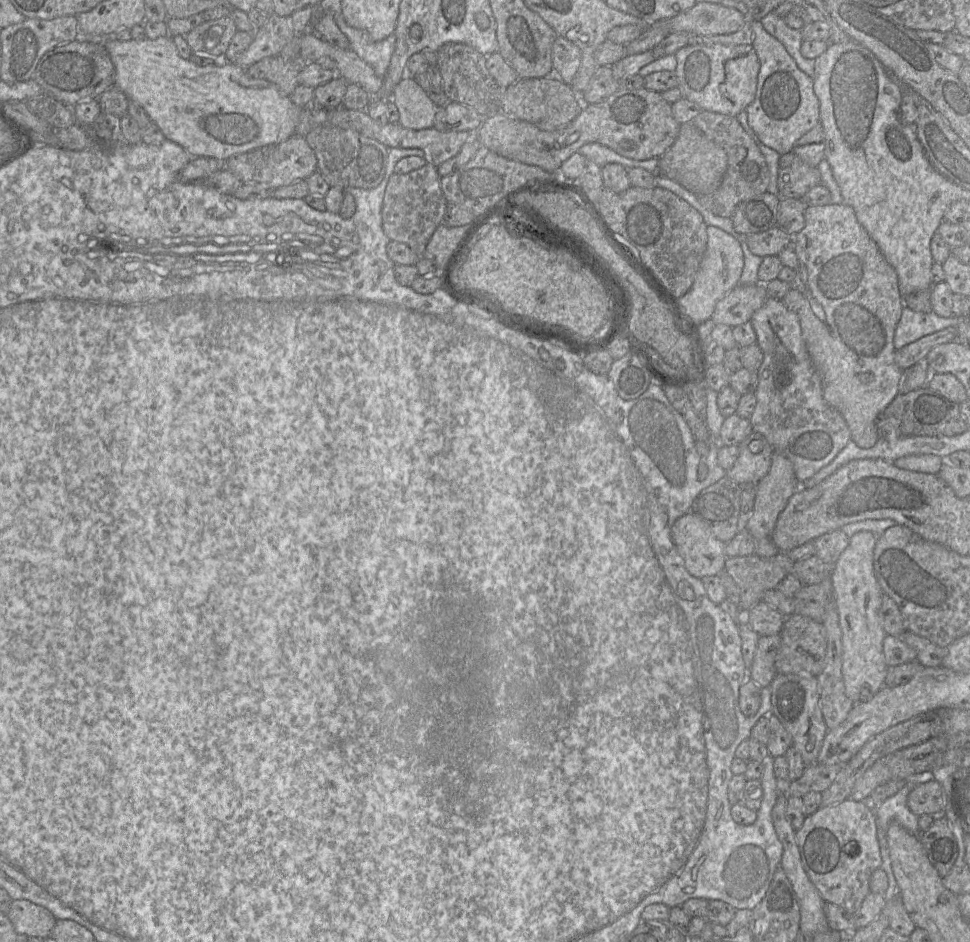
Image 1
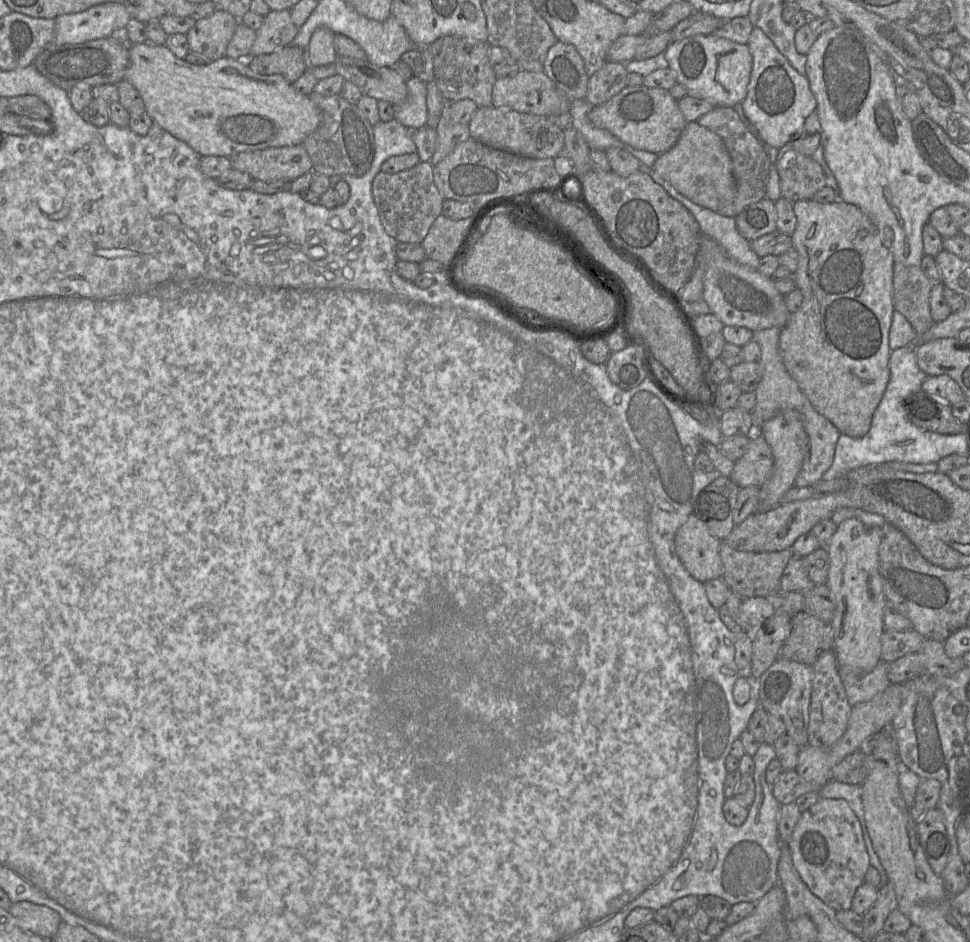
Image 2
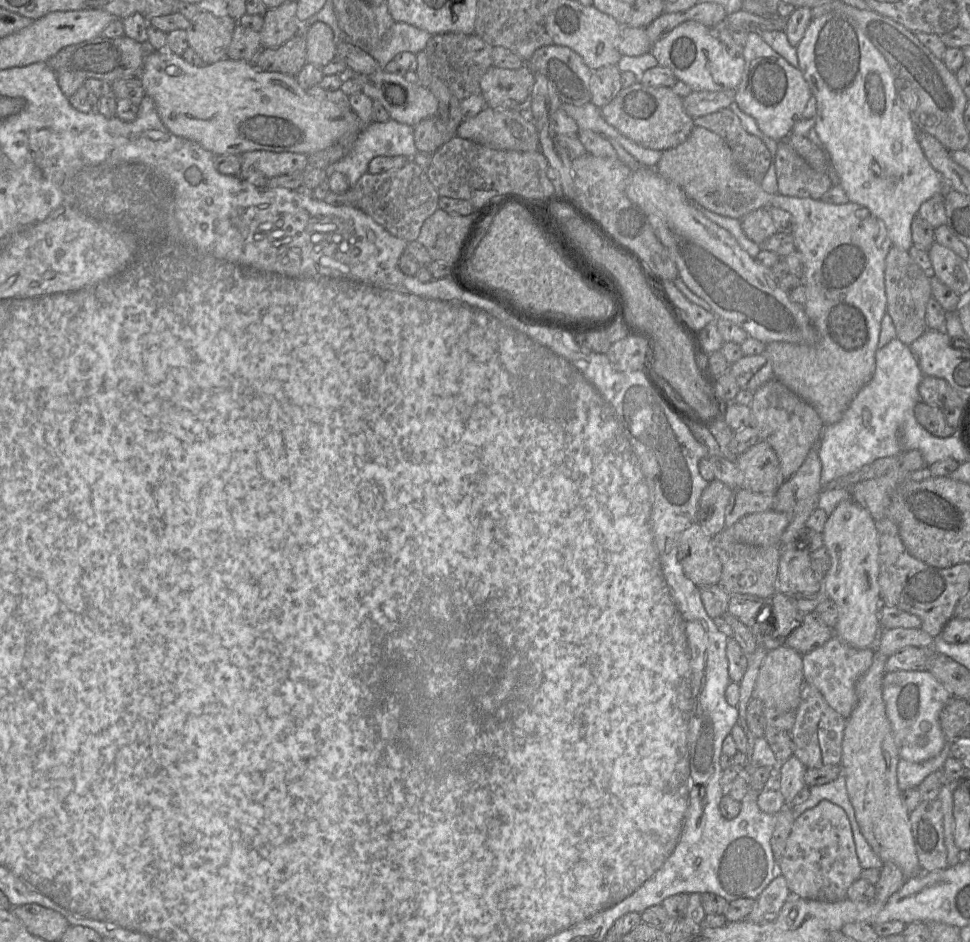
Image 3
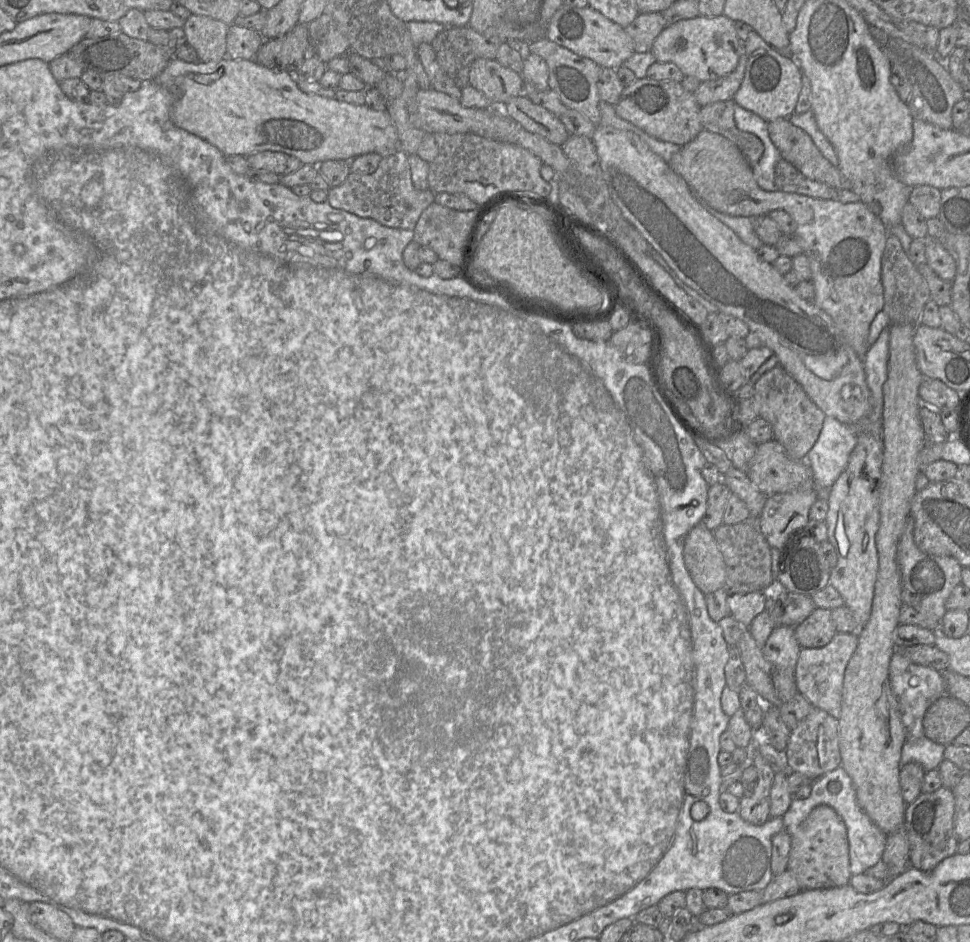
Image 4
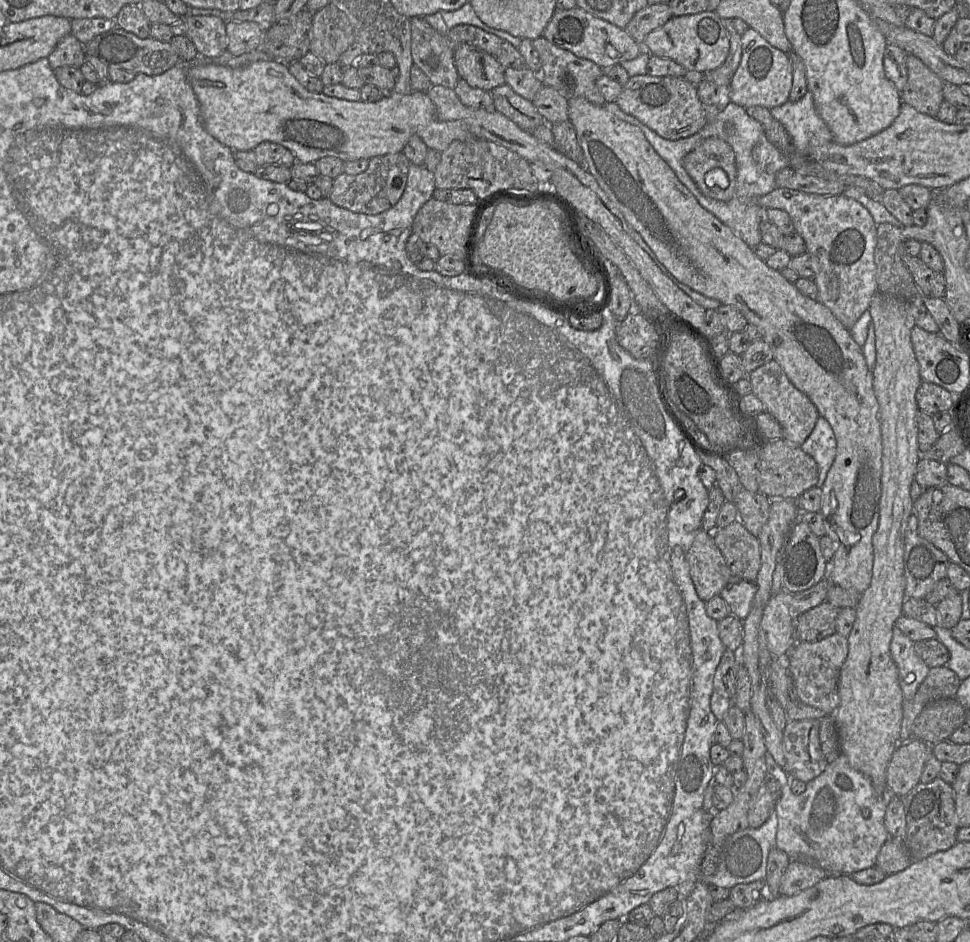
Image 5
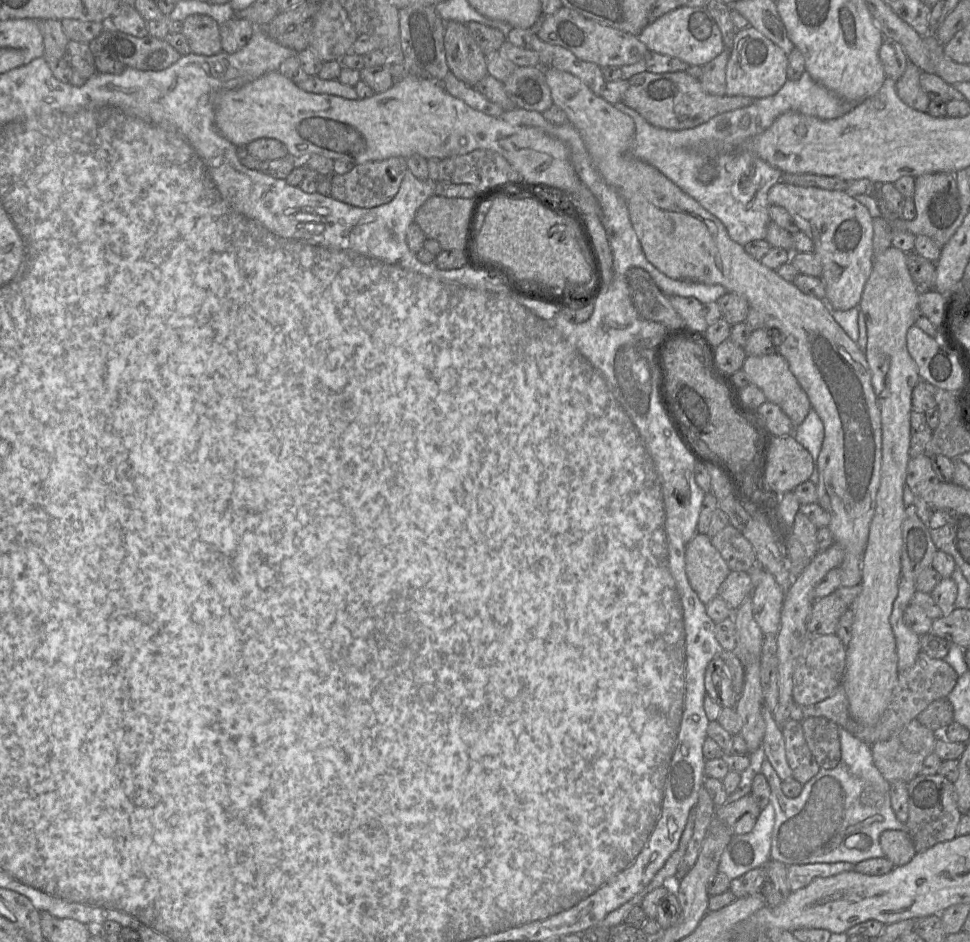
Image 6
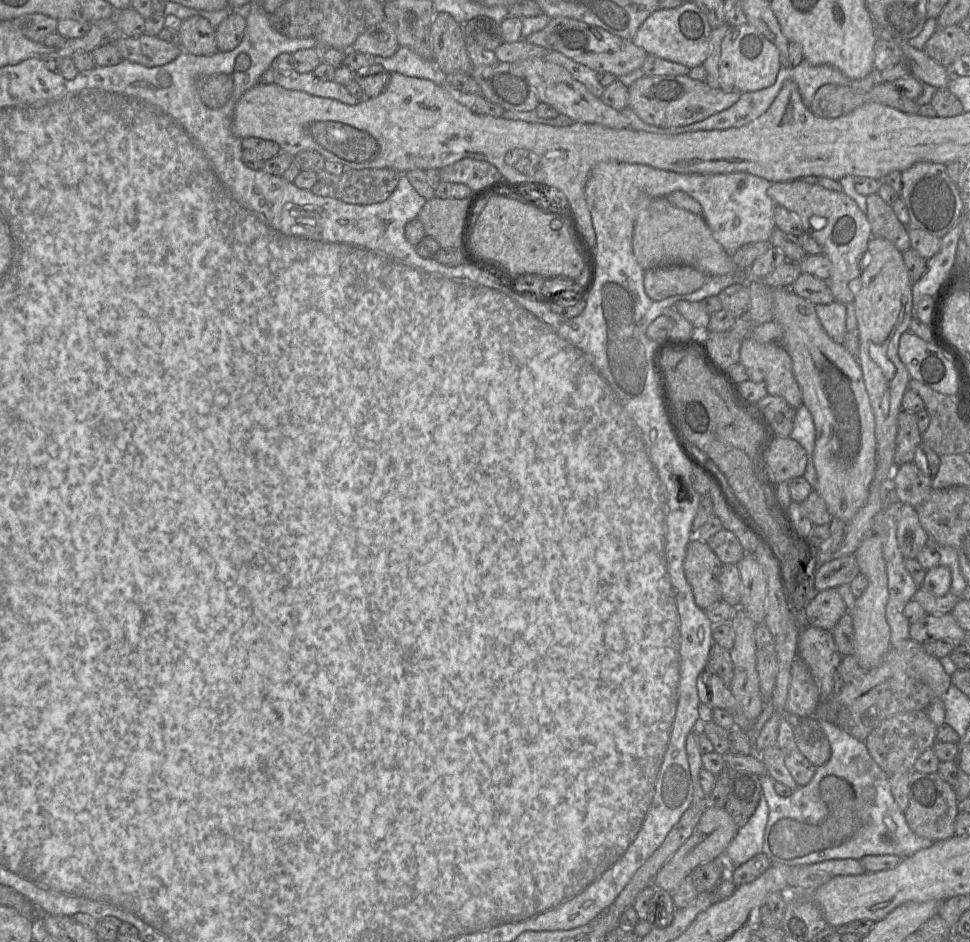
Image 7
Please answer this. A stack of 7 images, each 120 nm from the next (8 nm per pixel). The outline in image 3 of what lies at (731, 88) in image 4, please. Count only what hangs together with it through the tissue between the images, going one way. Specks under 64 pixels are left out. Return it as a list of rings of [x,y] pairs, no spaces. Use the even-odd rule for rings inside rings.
[[[736,90],[692,91],[683,98],[683,106],[686,113],[695,119],[729,108],[735,101],[735,94]]]

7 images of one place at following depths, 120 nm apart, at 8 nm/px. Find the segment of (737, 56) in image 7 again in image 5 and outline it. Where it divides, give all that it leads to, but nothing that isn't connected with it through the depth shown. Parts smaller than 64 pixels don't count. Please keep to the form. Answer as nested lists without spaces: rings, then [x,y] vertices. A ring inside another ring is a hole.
[[[748,28],[741,36],[742,56],[730,83],[730,102],[743,108],[781,106],[789,100],[792,88],[792,67],[788,53],[770,45],[757,31]]]

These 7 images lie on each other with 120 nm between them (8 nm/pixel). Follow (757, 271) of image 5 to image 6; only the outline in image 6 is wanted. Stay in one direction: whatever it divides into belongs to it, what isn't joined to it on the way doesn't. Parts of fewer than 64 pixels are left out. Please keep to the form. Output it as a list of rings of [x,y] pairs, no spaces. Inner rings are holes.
[[[544,69],[544,74],[553,104],[564,111],[569,123],[580,134],[596,170],[624,199],[633,229],[647,260],[669,278],[706,285],[722,285],[727,292],[745,297],[749,307],[761,314],[764,328],[769,330],[772,336],[776,353],[787,360],[790,371],[824,425],[824,439],[818,456],[818,503],[829,514],[828,527],[834,541],[844,551],[844,558],[839,566],[840,586],[850,588],[862,583],[863,558],[876,507],[882,460],[881,412],[865,354],[834,320],[831,315],[831,310],[834,309],[831,309],[826,301],[802,293],[793,283],[781,278],[776,270],[767,268],[752,258],[744,250],[744,246],[729,237],[725,226],[716,216],[705,210],[656,168],[632,154],[635,124],[631,117],[595,95],[571,73]]]

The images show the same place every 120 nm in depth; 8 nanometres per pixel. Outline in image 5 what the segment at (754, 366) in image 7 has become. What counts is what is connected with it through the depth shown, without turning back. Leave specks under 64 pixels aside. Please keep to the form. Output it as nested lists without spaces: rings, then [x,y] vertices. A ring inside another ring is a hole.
[[[773,359],[756,368],[748,378],[752,392],[780,424],[783,439],[795,446],[801,446],[814,429],[819,413],[810,399],[799,391],[788,379],[781,366]]]

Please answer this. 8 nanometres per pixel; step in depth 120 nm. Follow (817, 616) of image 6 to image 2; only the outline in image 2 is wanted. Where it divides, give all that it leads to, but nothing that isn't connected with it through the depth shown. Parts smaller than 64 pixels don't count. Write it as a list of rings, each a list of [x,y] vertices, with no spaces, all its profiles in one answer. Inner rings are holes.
[[[799,611],[791,617],[791,631],[778,659],[812,666],[822,652],[830,649],[833,649],[831,625],[806,611]]]

